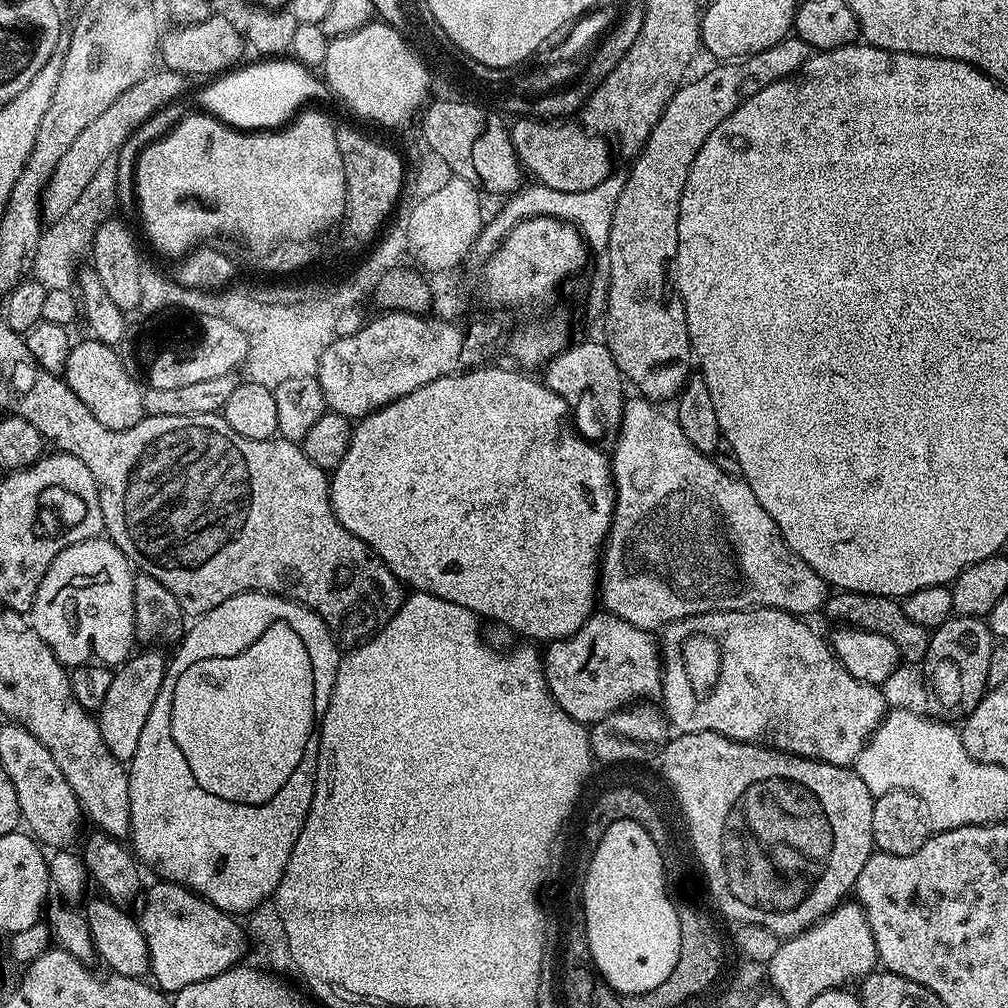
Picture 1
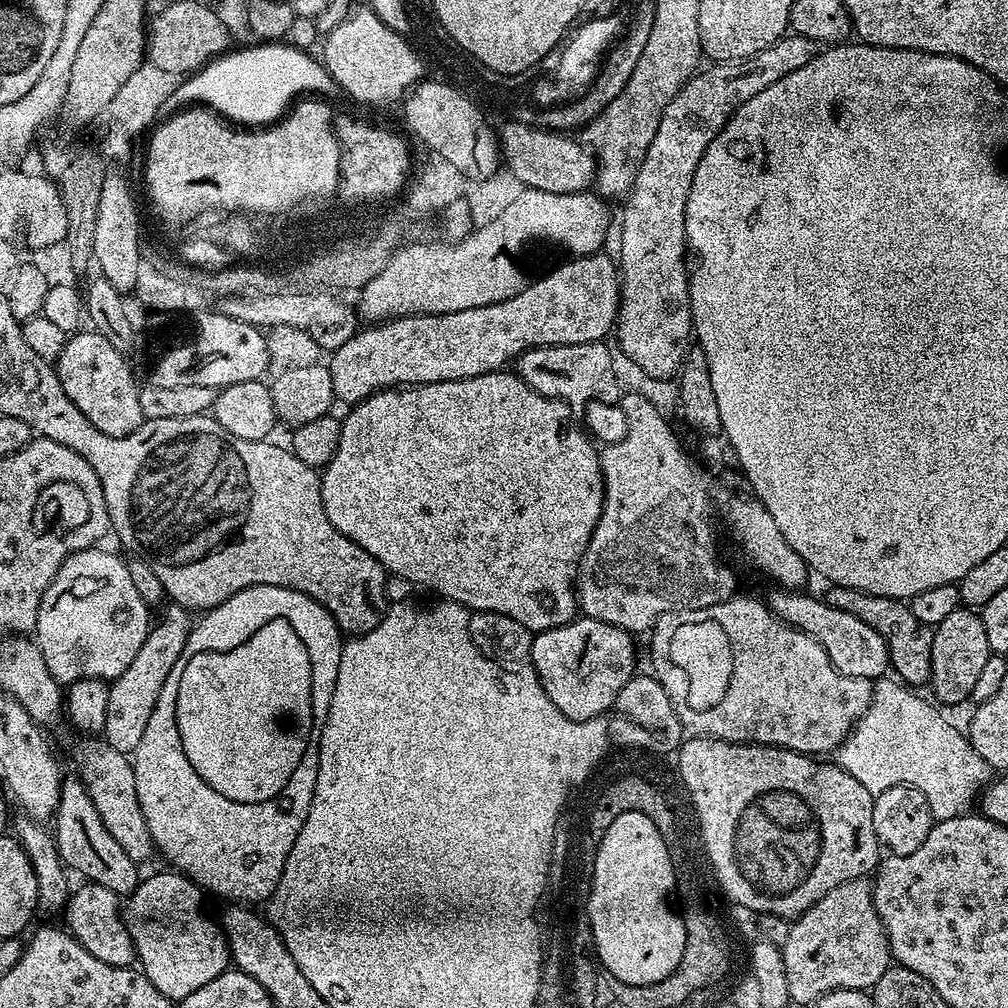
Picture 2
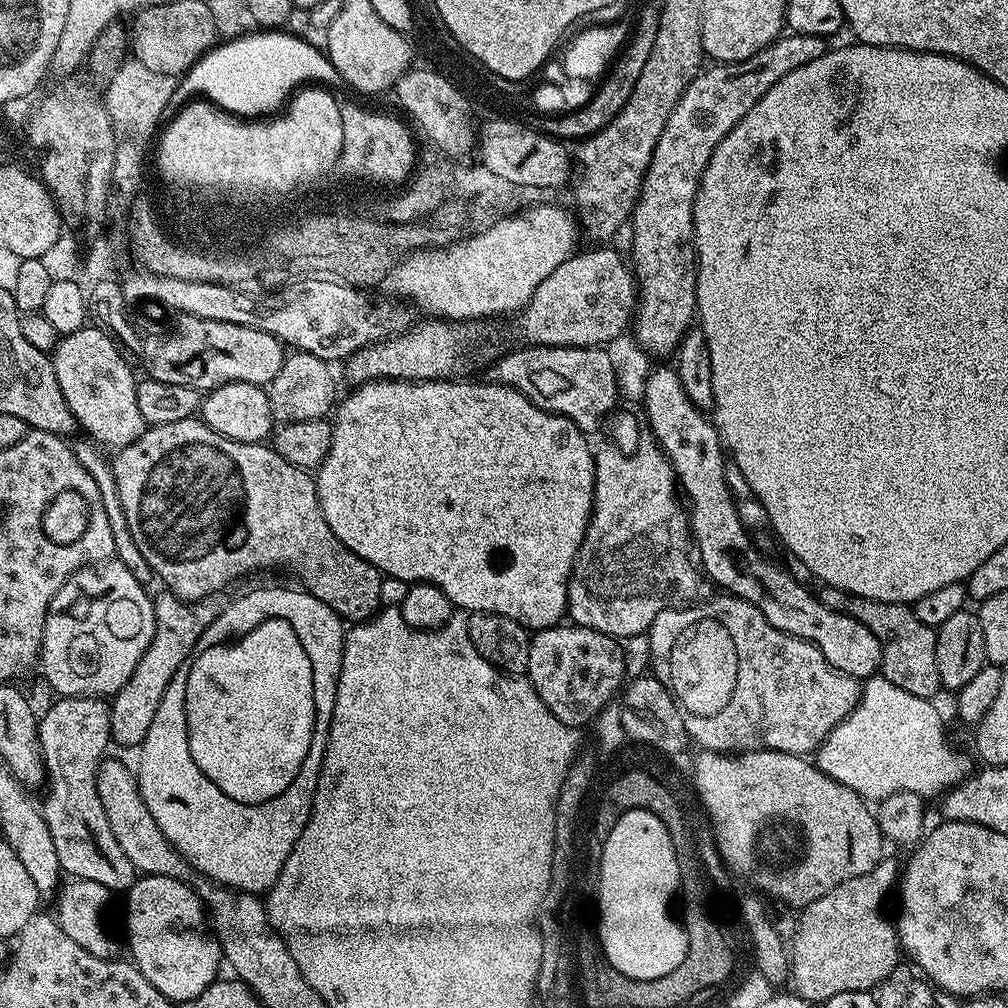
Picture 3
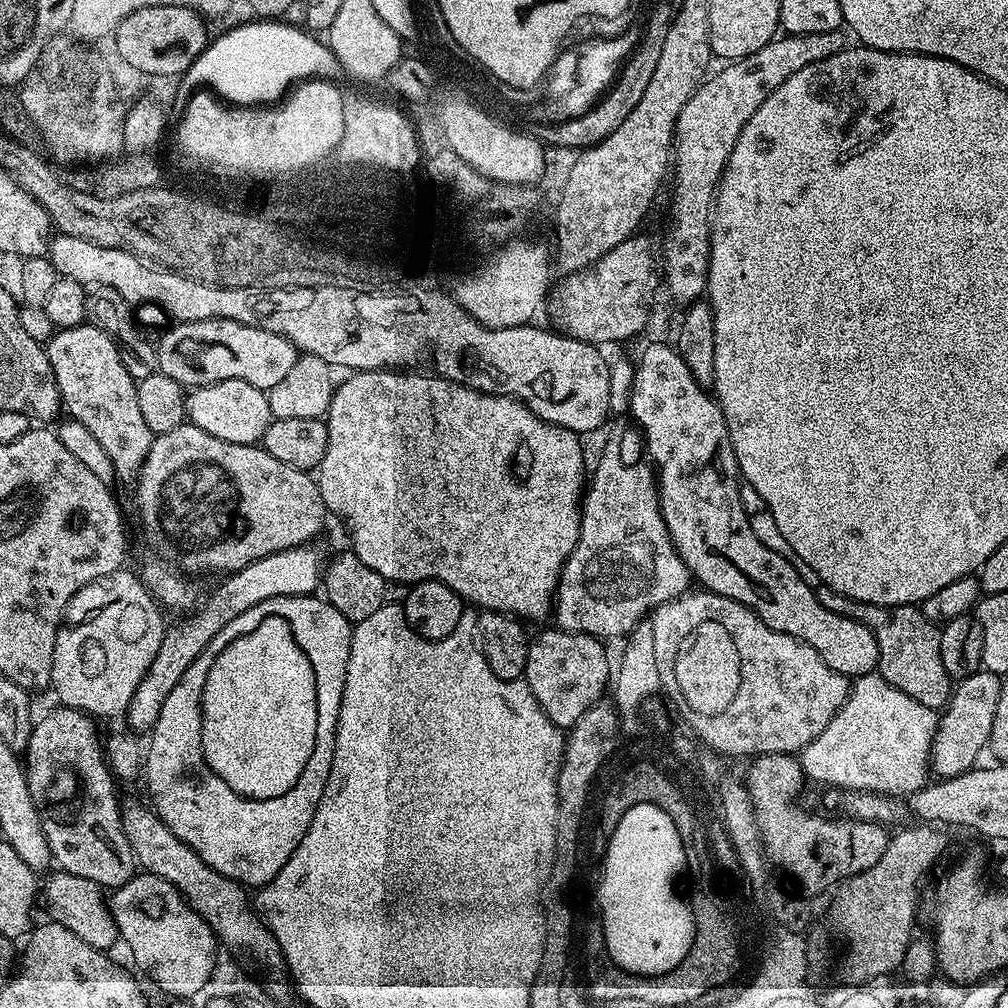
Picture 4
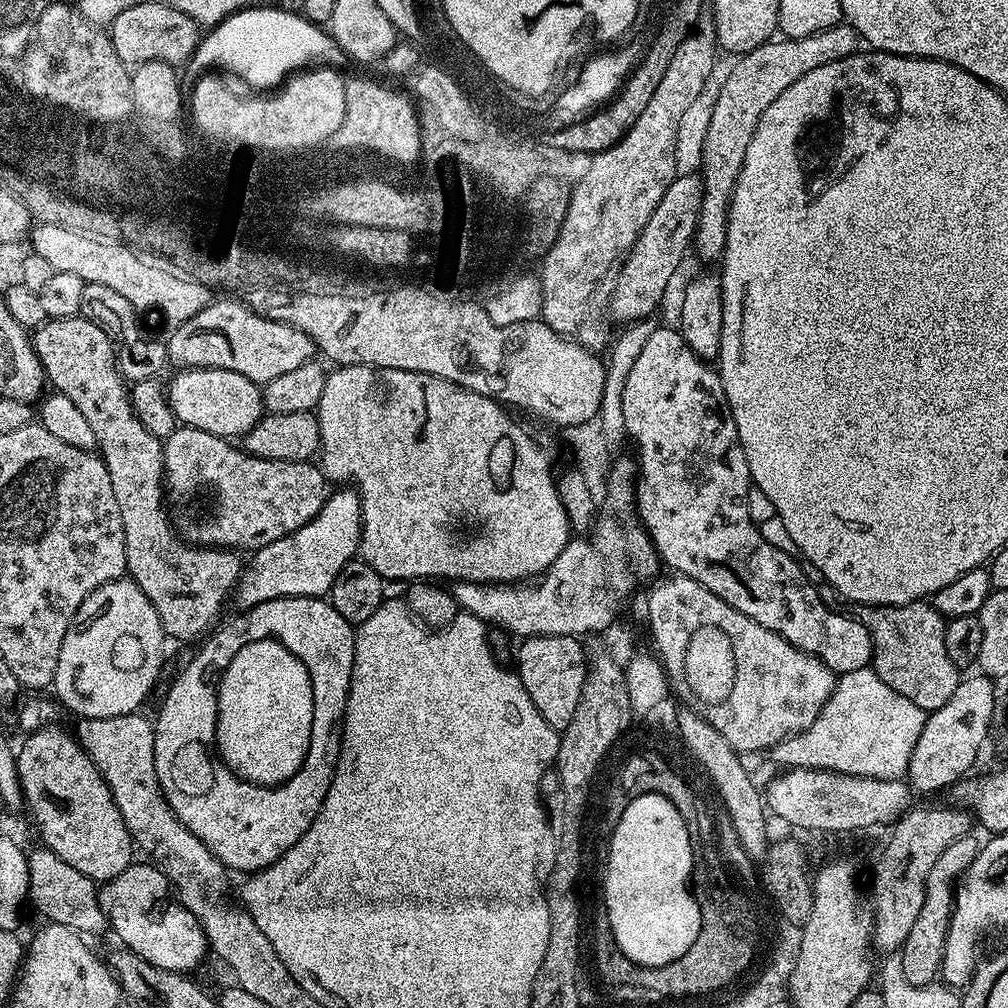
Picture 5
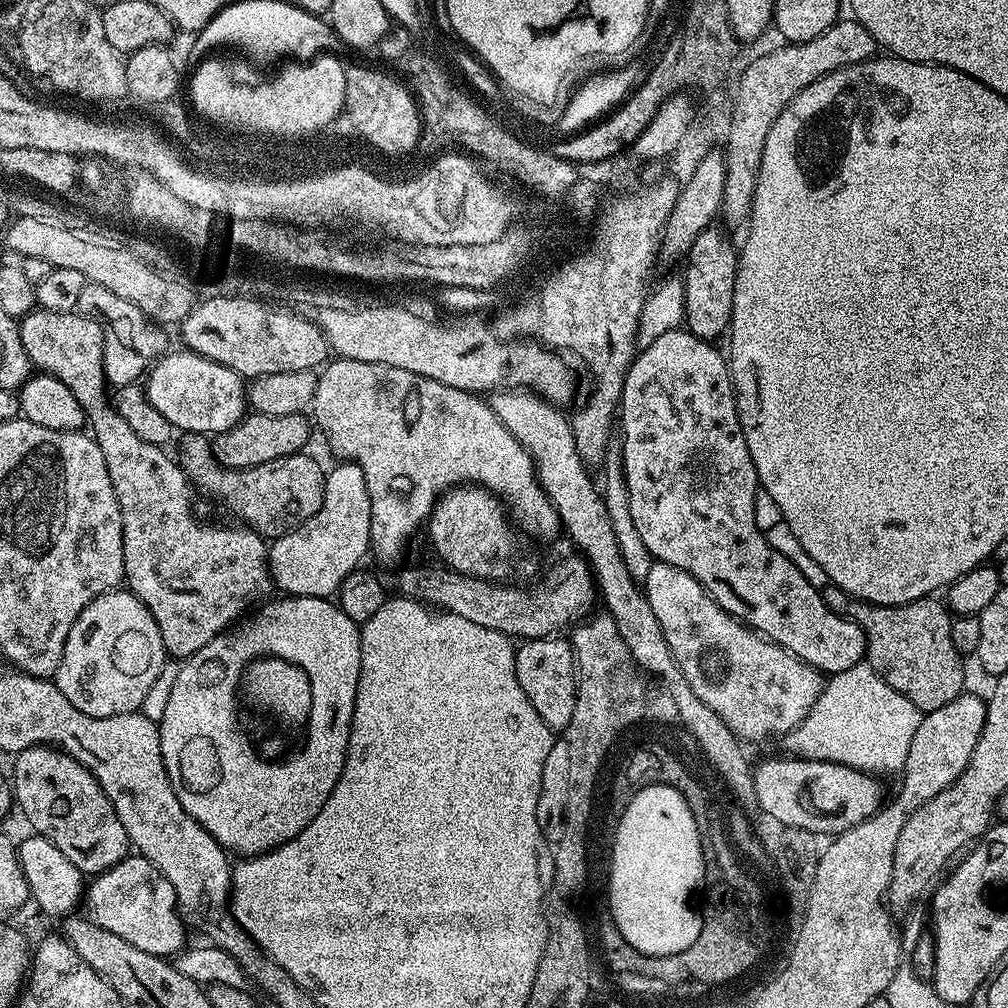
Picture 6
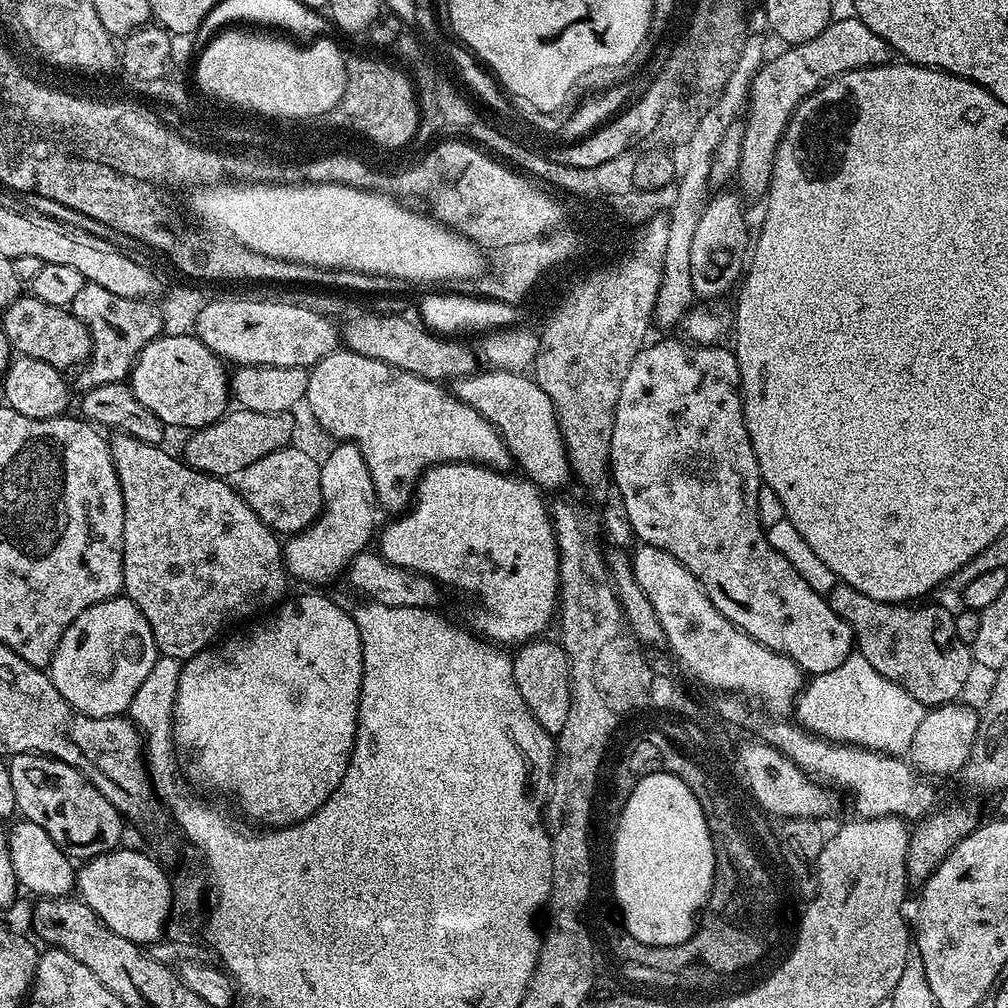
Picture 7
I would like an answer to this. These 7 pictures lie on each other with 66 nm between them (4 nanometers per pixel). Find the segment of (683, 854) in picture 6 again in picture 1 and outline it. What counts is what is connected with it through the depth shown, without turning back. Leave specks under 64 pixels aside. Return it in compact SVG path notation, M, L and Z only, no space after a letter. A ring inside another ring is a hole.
M634 824L625 826L614 826L612 832L604 835L604 845L596 852L596 864L591 867L590 881L588 884L588 933L590 934L591 950L596 952L596 961L601 968L604 968L606 980L614 985L615 989L638 990L640 988L649 988L652 984L660 984L661 978L668 976L670 961L676 960L676 928L674 918L670 918L670 910L666 900L669 893L666 891L665 868L660 857L656 857L656 850L652 848L652 840L644 836Z

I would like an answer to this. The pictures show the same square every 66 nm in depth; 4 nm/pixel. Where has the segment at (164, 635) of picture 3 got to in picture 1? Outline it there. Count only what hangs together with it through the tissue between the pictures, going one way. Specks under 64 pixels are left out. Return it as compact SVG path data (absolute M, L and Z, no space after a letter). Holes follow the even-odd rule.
M140 651L129 656L113 671L110 690L106 693L106 702L102 702L98 710L102 742L106 742L114 758L125 762L131 762L134 750L138 750L138 738L142 734L142 726L146 726L146 717L150 715L150 706L154 706L154 698L158 698L158 690L162 690L166 671L166 656L164 660L163 654L160 653L163 651Z

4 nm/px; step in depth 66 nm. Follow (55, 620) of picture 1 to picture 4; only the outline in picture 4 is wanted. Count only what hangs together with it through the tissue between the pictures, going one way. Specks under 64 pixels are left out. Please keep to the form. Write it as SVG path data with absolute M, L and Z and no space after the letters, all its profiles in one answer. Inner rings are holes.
M135 571L111 572L108 576L99 576L97 580L91 580L83 588L79 588L64 610L63 619L66 623L56 634L50 688L51 691L56 691L56 696L60 699L57 701L63 707L77 708L96 718L112 716L115 712L123 713L164 637L166 620L160 615L161 609Z

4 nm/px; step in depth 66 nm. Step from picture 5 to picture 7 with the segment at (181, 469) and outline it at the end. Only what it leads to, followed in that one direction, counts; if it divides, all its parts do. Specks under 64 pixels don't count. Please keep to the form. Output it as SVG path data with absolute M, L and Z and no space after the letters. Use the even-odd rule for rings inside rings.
M296 447L274 450L274 454L266 454L266 458L246 466L238 476L241 498L264 524L282 536L305 531L323 511L320 464L310 453Z

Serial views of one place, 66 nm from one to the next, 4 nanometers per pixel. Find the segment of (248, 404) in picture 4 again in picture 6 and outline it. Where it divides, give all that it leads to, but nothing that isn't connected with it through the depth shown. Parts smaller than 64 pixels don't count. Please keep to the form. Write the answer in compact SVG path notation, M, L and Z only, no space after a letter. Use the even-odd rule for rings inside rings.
M169 350L152 365L147 373L146 391L150 402L166 417L173 429L184 434L219 434L230 430L246 415L246 380L234 370L187 350Z

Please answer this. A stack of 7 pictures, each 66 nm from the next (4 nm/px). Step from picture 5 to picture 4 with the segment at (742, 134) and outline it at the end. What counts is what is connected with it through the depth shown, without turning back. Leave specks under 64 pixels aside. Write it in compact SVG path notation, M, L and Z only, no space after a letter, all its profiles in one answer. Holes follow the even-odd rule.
M827 32L826 34L802 34L801 36L781 35L762 50L754 50L746 58L729 63L715 76L709 75L700 88L682 106L682 114L678 114L676 119L676 134L674 137L674 176L676 172L676 185L672 188L672 200L674 202L674 218L672 225L668 228L668 241L664 244L664 256L662 252L662 276L672 287L672 292L681 300L681 305L687 306L699 301L705 295L708 287L708 263L710 262L710 238L712 237L712 210L716 198L716 190L720 182L720 177L724 175L724 167L734 150L734 144L738 142L738 134L742 134L742 128L766 102L766 98L790 74L798 74L802 66L810 66L810 62L818 62L822 58L830 58L830 54L838 54L846 47L844 40L845 33Z

